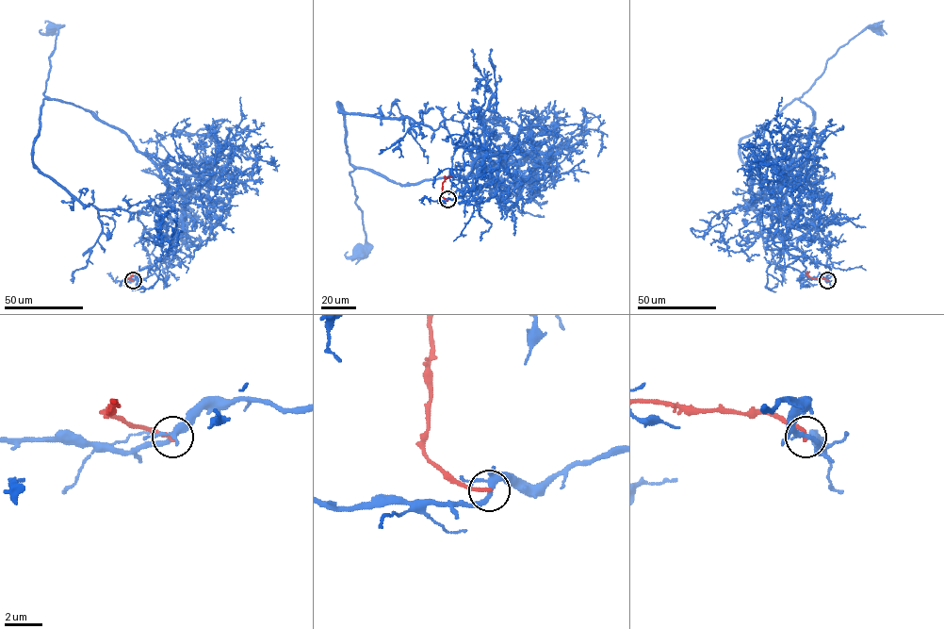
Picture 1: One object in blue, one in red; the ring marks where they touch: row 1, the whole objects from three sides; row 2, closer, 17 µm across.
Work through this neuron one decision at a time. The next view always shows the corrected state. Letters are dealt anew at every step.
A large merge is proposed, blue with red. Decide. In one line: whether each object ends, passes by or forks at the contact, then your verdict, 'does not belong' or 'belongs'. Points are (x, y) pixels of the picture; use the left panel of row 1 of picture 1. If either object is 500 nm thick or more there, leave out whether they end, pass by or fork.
blue forks; red ends; does not belong

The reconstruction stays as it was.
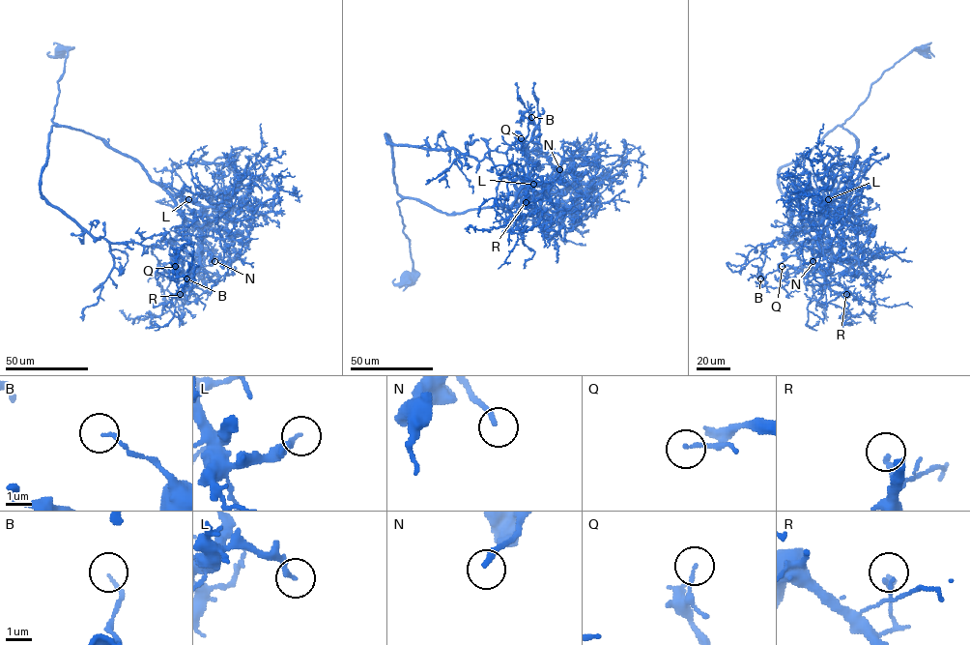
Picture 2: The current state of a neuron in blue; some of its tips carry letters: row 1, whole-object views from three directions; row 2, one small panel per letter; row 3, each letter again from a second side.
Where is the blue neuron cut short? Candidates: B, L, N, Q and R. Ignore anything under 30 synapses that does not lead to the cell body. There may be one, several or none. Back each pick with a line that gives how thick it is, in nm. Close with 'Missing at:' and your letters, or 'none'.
N: calibre 190 nm
Missing at: N

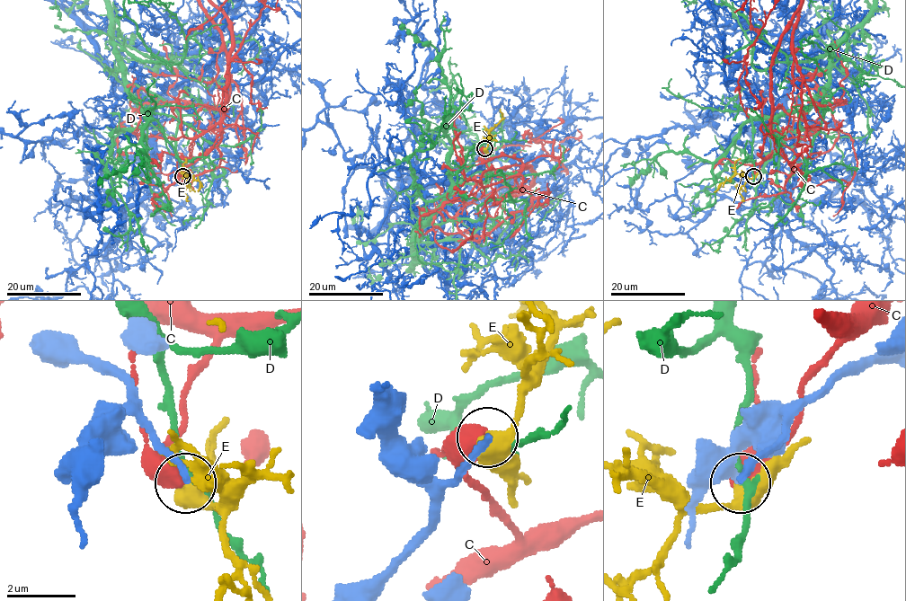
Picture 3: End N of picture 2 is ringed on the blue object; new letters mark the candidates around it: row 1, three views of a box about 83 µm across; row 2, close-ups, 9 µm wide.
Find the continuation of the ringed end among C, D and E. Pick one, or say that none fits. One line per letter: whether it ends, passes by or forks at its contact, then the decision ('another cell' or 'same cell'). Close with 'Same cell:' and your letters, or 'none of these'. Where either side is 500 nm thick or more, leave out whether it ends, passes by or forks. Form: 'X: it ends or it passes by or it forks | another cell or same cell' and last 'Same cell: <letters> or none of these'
C: another cell
D: it passes by | another cell
E: same cell
Same cell: E

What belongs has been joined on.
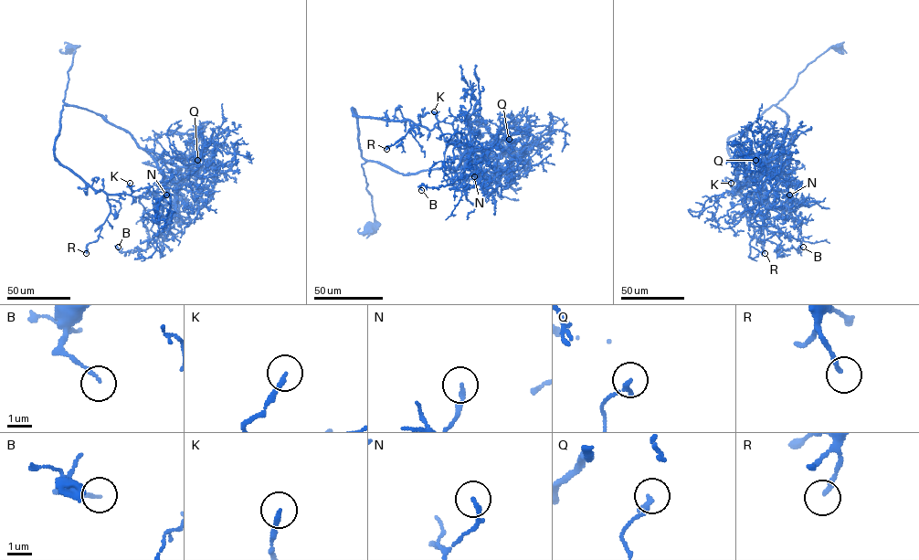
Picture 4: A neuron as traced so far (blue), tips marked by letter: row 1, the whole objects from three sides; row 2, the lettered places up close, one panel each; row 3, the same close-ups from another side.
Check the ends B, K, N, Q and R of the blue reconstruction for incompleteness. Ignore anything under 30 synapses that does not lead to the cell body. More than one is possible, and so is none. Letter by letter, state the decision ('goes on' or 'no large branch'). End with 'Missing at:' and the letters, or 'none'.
B: no large branch
K: no large branch
N: no large branch
Q: no large branch
R: no large branch
Missing at: none

